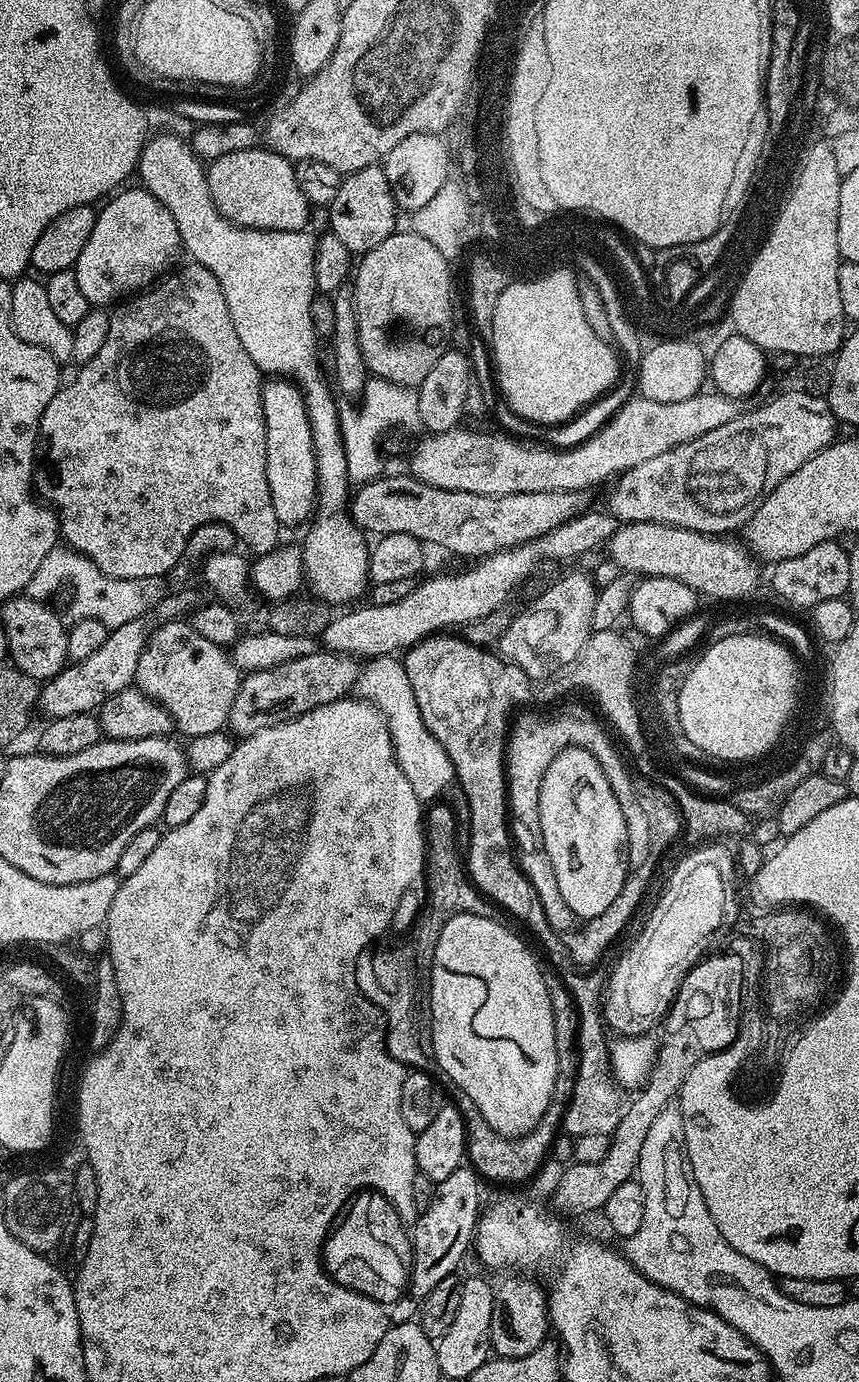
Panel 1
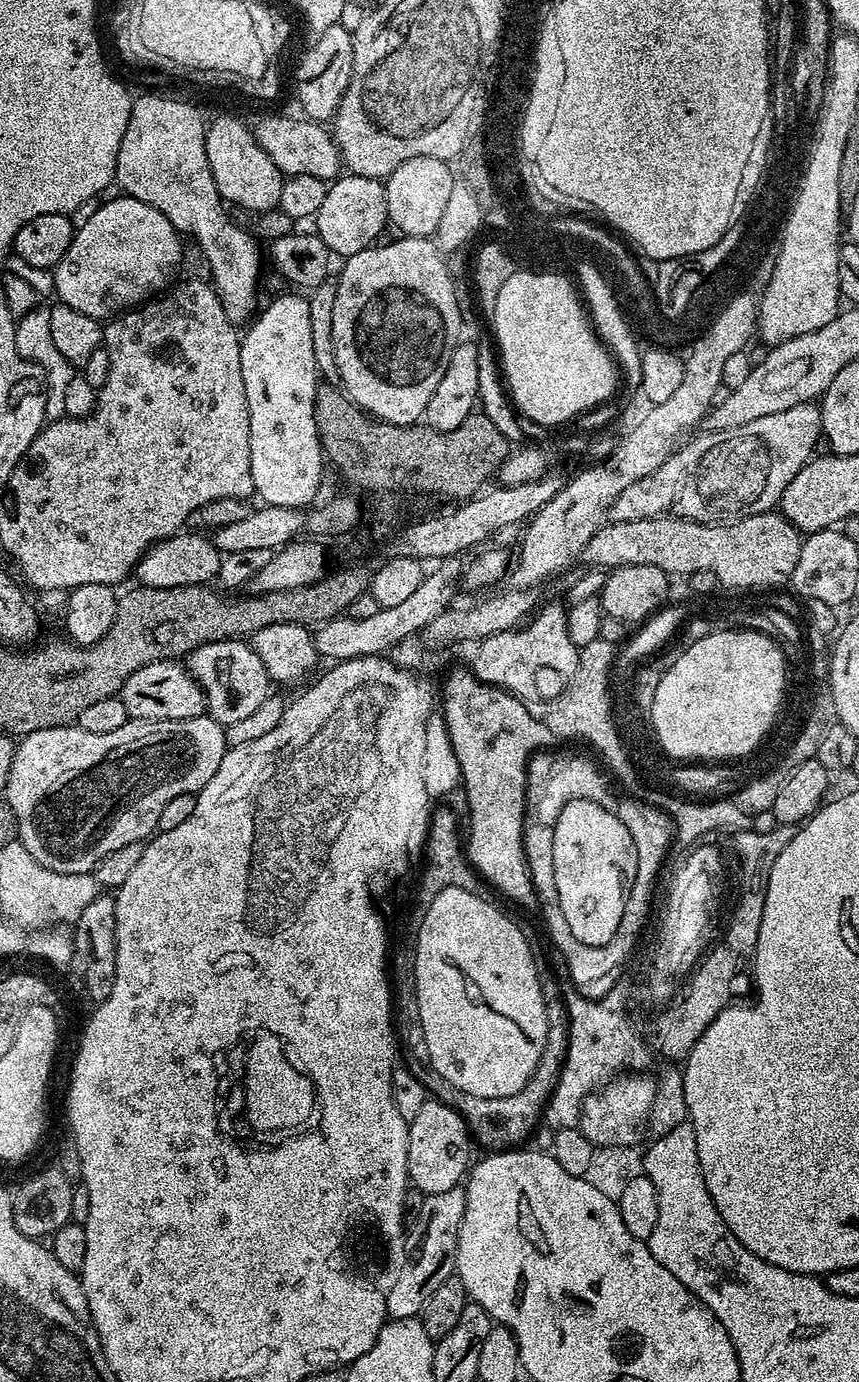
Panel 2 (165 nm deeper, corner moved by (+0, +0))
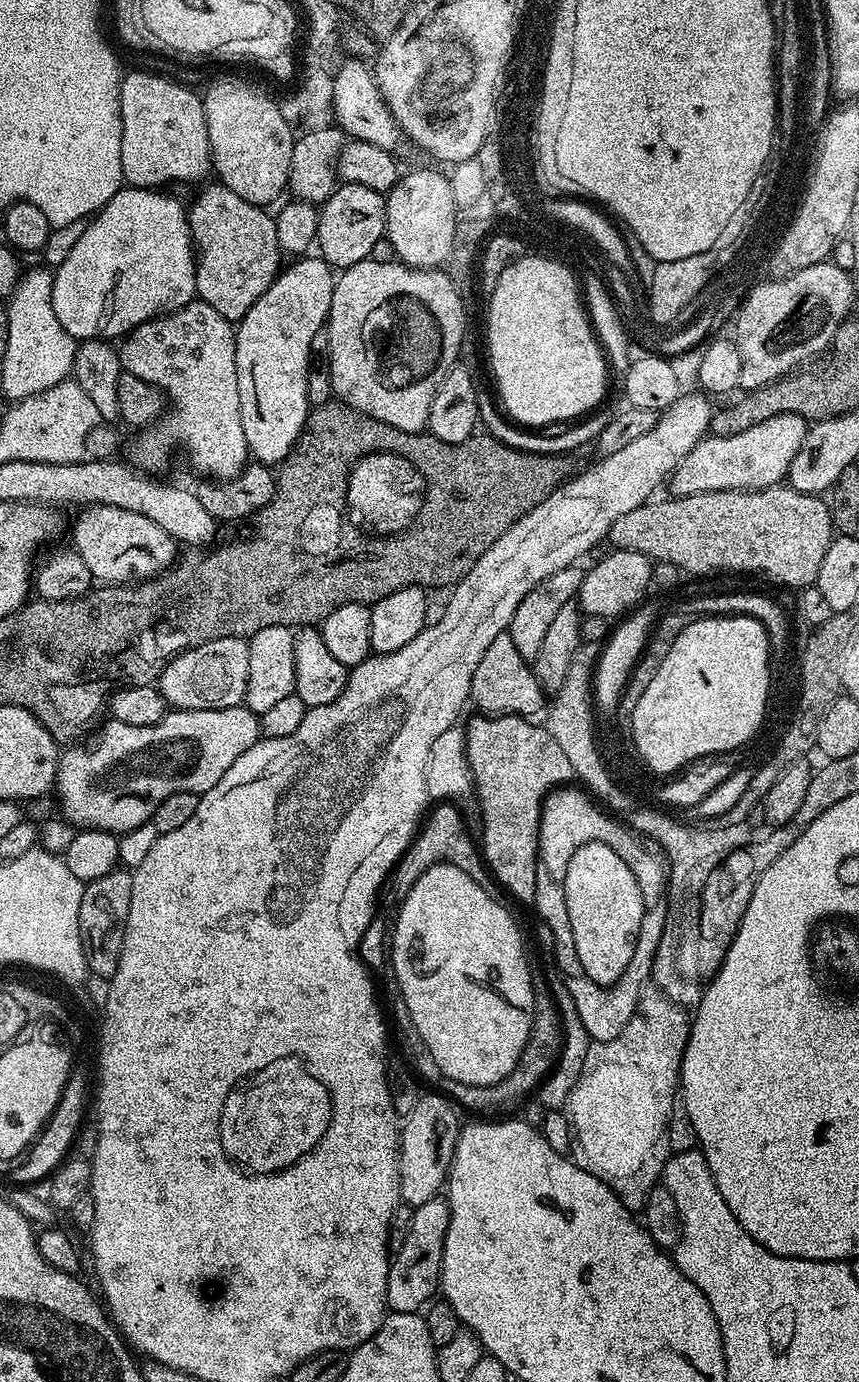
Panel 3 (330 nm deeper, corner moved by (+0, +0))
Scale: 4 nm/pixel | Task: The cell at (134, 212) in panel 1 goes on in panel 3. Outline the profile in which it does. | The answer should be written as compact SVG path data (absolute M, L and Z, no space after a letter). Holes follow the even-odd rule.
M121 188L104 208L79 229L80 237L69 246L64 261L54 268L54 313L63 329L76 342L112 342L123 338L147 320L177 312L196 296L196 256L192 231L188 229L188 214L185 205L164 194L163 191L150 188Z

